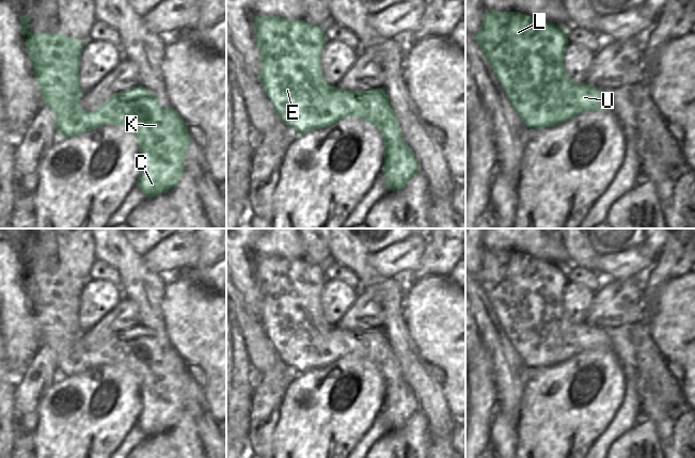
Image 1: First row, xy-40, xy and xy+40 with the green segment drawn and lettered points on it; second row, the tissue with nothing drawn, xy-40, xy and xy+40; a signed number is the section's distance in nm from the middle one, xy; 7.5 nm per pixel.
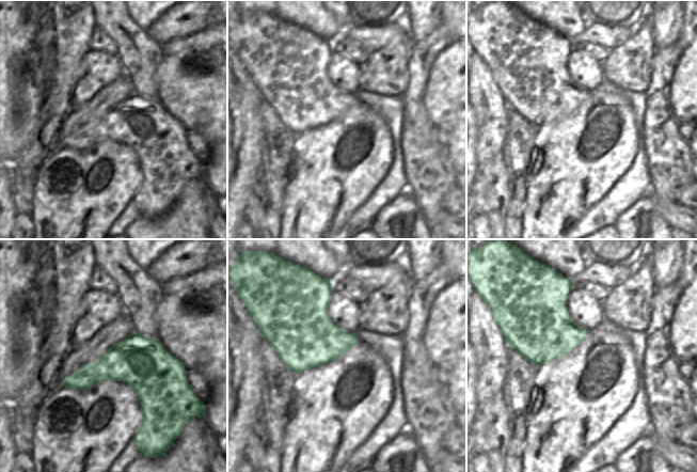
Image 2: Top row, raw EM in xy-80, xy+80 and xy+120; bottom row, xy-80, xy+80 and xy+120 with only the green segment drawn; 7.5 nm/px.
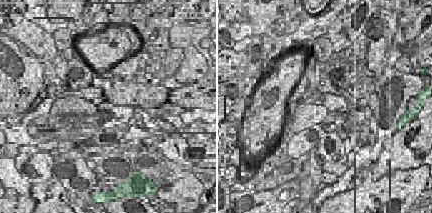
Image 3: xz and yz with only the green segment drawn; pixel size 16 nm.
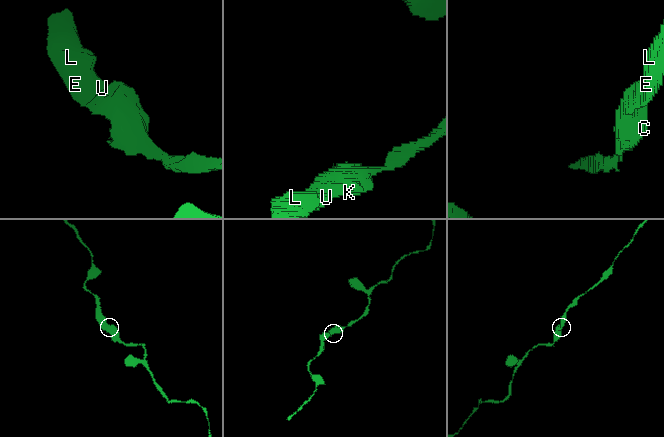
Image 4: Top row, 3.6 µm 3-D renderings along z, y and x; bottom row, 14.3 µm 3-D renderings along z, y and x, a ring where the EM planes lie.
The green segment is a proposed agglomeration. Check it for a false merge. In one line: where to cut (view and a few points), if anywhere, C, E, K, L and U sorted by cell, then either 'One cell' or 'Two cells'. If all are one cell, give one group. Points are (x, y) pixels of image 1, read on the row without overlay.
No split. Groups: C E K L U. One cell

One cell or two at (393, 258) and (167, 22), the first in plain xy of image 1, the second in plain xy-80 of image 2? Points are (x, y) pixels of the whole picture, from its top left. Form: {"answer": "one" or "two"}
{"answer": "one"}

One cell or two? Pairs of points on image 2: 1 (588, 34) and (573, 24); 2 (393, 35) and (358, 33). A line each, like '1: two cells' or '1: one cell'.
1: two cells
2: one cell

